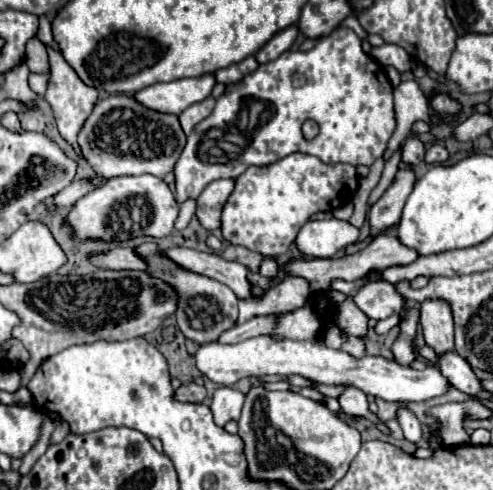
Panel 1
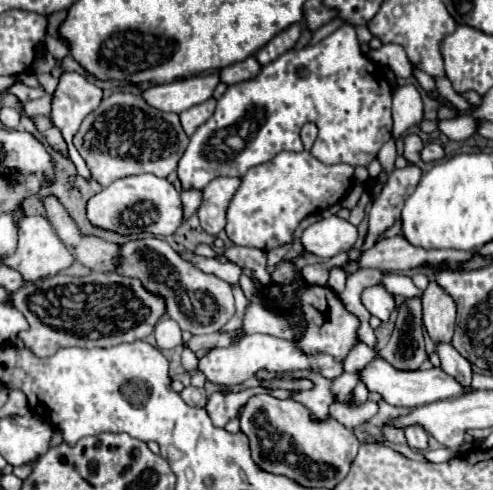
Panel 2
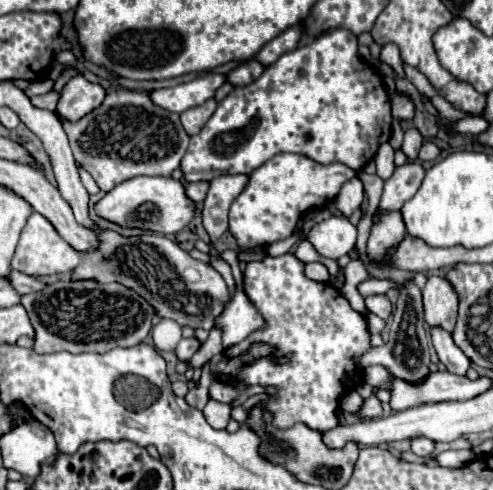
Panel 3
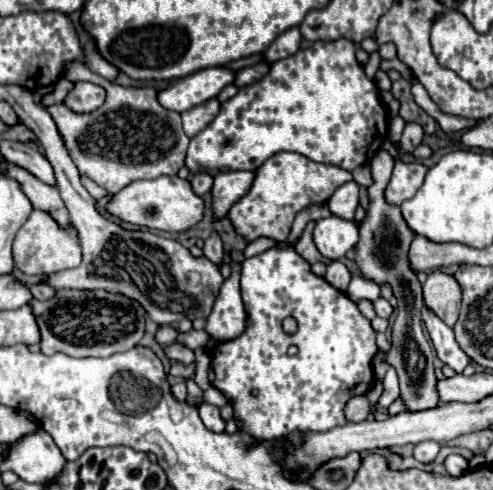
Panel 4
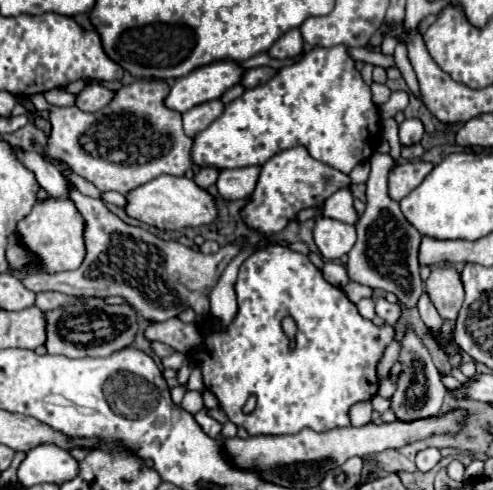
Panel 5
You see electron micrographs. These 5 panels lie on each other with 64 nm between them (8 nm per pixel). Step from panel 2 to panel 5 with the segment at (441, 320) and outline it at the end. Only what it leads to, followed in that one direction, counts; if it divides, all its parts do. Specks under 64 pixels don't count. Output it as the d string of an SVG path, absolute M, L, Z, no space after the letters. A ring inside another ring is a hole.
M434 268L430 272L430 278L426 280L424 292L430 296L432 304L436 306L438 314L454 324L458 310L464 300L464 288L460 282L460 274L454 268Z

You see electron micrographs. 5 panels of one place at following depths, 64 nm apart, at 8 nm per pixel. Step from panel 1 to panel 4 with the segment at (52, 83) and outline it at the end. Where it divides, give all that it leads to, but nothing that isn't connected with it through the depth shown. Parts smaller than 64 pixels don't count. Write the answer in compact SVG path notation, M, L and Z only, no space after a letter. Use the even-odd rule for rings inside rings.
M74 82L74 88L64 100L64 106L76 114L84 114L100 108L100 104L104 104L104 98L106 90L102 86L92 82ZM82 176L82 184L84 184L84 188L90 192L90 196L92 198L104 198L104 196L108 196L108 192L104 190L104 188L100 188L96 182L92 182L88 176Z

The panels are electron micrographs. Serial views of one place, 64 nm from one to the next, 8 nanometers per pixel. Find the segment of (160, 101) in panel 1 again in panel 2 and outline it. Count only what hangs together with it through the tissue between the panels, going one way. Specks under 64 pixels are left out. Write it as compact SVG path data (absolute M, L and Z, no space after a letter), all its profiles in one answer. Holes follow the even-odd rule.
M202 74L186 80L176 80L170 84L158 84L150 86L140 92L140 96L152 106L162 112L174 112L180 114L188 110L190 106L202 104L208 100L220 82L218 74Z

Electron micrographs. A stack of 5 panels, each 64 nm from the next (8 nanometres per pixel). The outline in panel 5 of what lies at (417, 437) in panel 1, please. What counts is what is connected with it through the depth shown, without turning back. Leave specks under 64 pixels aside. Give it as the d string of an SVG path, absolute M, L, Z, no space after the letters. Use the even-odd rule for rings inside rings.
M430 446L430 448L420 450L420 452L416 454L416 466L418 466L422 472L426 472L426 470L434 468L434 466L438 464L438 460L440 460L440 458L442 458L440 450L438 450L438 448L434 448L434 446Z

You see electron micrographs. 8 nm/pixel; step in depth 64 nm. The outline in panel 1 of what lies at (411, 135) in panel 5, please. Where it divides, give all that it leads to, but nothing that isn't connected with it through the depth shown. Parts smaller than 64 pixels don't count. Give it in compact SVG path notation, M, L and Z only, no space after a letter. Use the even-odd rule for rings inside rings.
M410 136L402 146L402 162L410 164L410 166L416 166L424 160L424 152L426 152L424 144L416 136Z

